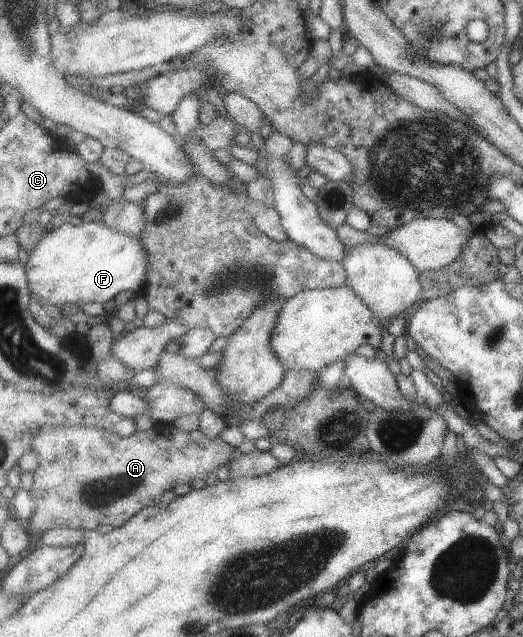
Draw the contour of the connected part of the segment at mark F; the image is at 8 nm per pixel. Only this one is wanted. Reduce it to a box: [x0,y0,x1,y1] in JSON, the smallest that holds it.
[26,221,152,308]

